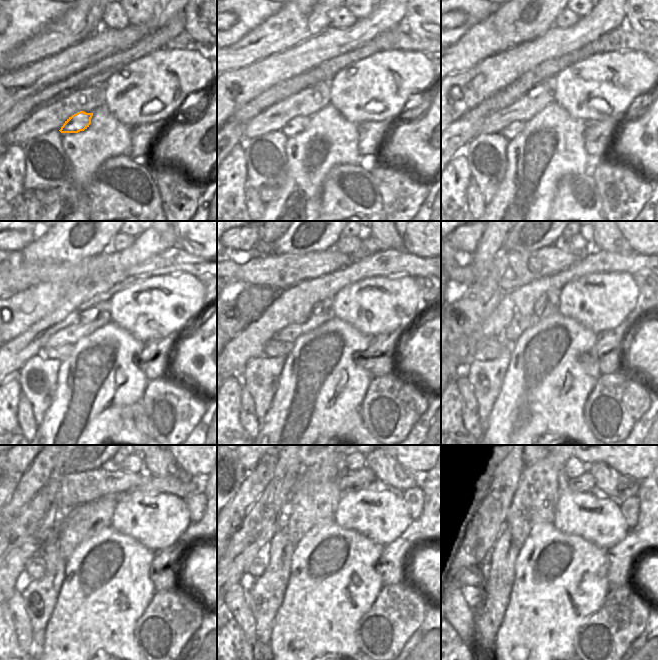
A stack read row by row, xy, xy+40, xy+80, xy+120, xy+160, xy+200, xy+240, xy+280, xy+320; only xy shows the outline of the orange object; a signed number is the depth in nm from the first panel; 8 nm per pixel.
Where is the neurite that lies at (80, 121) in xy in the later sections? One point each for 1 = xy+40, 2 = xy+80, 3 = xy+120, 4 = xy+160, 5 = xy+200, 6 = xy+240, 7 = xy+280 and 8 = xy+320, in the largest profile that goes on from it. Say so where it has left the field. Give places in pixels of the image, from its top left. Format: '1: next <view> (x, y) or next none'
1: next xy+40 (298, 124)
2: next xy+80 (513, 129)
3: next xy+120 (61, 353)
4: next xy+160 (275, 348)
5: next xy+200 (490, 348)
6: next xy+240 (35, 569)
7: next xy+280 (257, 568)
8: next xy+320 (470, 575)

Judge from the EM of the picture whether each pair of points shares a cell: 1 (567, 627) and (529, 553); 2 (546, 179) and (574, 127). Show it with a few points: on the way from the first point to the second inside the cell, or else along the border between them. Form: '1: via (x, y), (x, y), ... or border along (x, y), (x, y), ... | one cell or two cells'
1: via (552, 609), (552, 583), (540, 571) | one cell
2: via (549, 166), (553, 157), (559, 151), (561, 140) | one cell

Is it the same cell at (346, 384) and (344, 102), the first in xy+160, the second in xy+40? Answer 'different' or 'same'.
different

